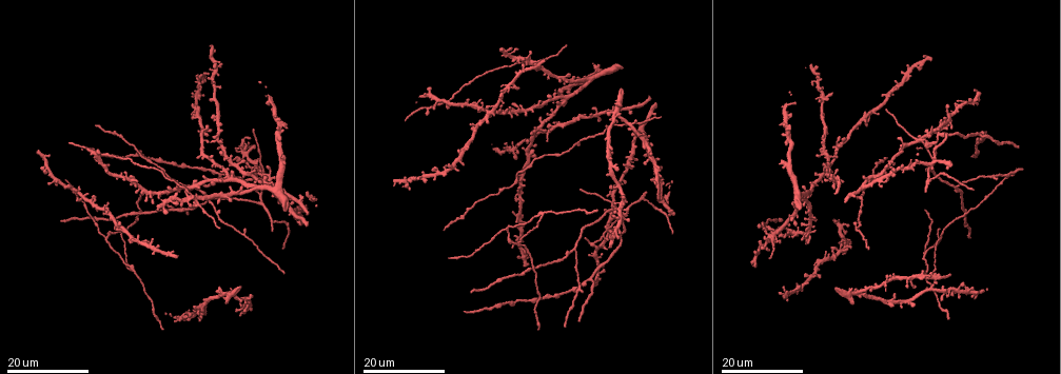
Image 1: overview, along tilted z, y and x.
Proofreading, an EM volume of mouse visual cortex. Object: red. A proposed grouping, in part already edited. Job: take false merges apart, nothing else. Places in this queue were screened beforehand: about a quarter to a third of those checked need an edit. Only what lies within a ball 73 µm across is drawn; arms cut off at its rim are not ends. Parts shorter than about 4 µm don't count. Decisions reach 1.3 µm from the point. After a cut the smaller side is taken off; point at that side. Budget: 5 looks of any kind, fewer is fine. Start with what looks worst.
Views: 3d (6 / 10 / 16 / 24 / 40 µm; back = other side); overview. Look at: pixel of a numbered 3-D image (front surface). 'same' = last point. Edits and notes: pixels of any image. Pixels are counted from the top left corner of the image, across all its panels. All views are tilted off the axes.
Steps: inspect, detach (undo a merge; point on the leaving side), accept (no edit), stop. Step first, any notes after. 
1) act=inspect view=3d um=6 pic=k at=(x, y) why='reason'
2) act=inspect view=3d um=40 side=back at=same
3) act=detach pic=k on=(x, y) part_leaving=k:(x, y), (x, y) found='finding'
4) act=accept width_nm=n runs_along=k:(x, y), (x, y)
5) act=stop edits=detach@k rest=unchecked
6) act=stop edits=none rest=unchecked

act=inspect view=3d um=24 pic=1 at=(105, 237) why='arms part here'

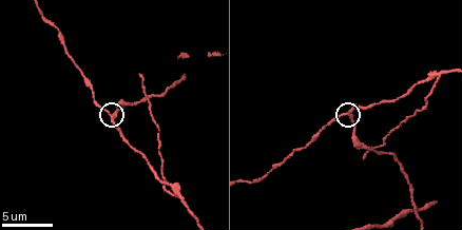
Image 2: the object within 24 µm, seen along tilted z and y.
act=inspect view=3d um=10 pic=2 at=(350, 113)

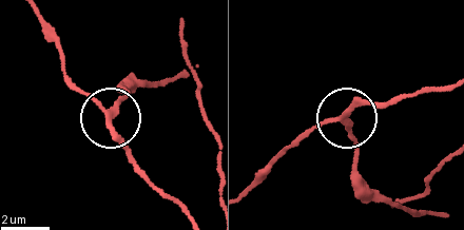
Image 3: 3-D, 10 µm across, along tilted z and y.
act=accept runs_along=3:(425, 213), (369, 196), (347, 118), (325, 120), (296, 144) found='continuous, no second neuron'

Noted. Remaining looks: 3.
act=inspect view=3d um=10 pic=2 at=(439, 77) why='a fork'

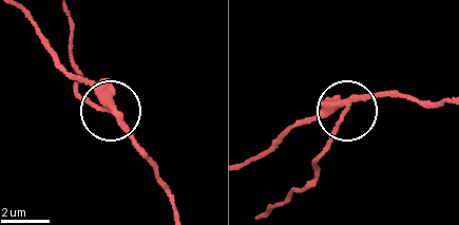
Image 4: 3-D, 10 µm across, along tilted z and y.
act=detach pic=4 on=(337, 131) side_arm_um=17 part_leaving=4:(354, 100), (306, 185), (267, 211) found='a second neuron is stuck on'

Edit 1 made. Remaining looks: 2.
act=stop edits=detach@4 rest=unchecked

